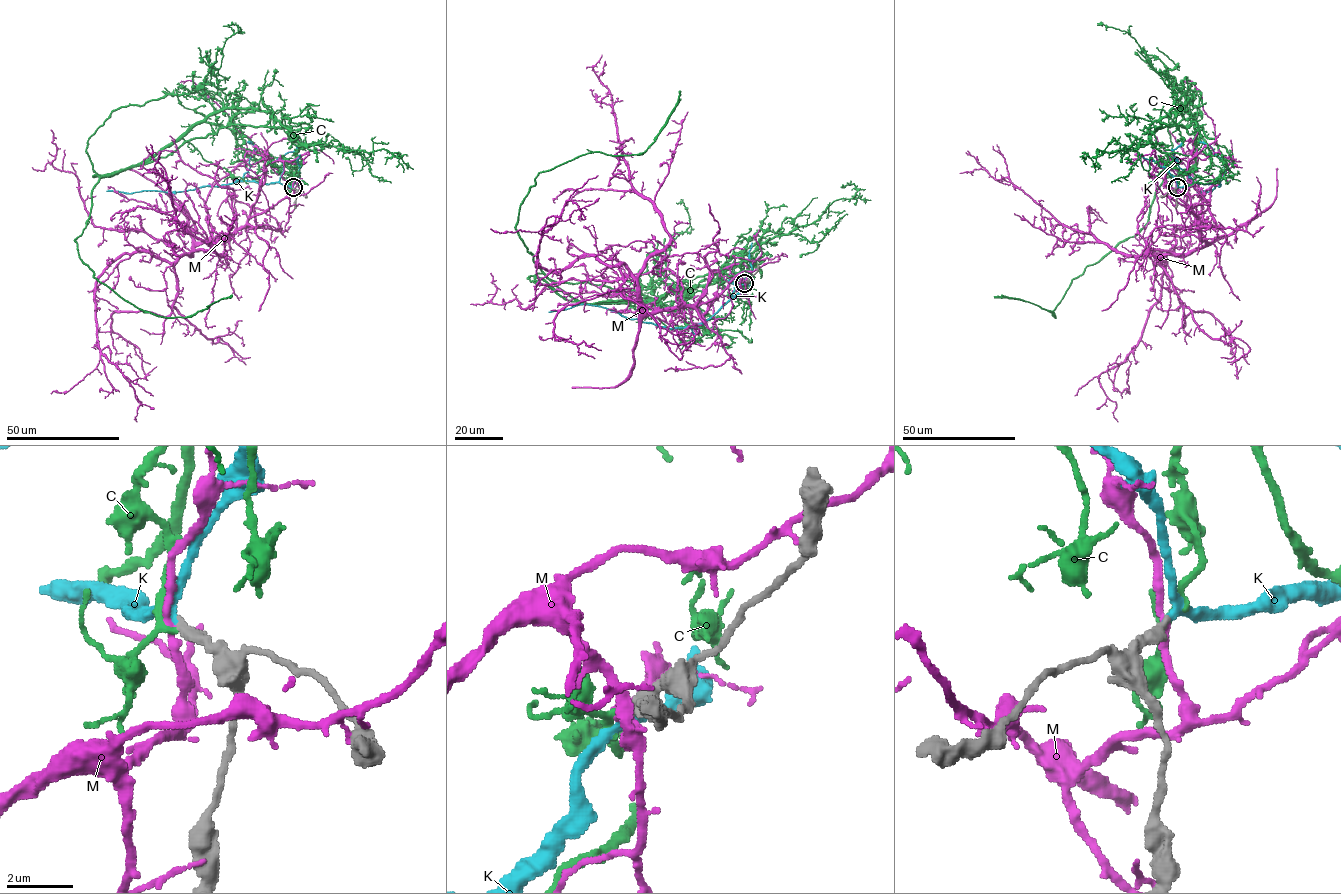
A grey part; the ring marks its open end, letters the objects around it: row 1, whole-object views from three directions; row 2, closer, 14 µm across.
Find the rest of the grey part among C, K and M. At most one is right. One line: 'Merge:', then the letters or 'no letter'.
Merge: K

